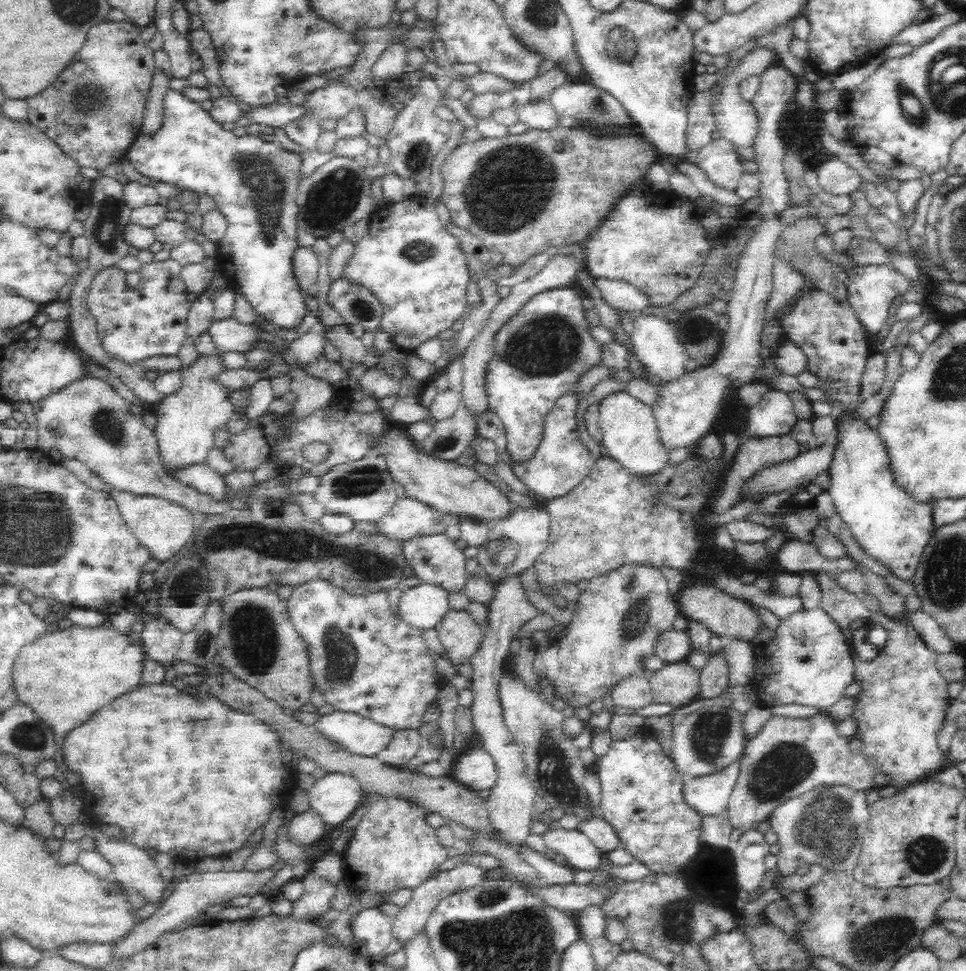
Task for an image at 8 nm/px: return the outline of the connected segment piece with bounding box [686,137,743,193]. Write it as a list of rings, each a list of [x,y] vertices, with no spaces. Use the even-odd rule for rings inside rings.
[[[720,137],[710,141],[708,146],[704,146],[686,160],[694,163],[696,168],[700,168],[706,180],[710,180],[716,188],[736,193],[743,173],[740,158],[734,145]]]

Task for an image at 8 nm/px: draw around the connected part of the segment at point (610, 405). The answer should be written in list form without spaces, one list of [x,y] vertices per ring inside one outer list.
[[[625,388],[606,394],[598,402],[598,424],[608,455],[616,460],[632,475],[644,476],[657,474],[667,463],[668,453],[658,441],[656,420],[651,406],[638,400]]]

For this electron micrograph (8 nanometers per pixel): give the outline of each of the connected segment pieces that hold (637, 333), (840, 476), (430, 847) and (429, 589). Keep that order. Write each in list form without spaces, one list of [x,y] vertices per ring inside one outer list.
[[[656,316],[636,318],[633,322],[631,343],[633,344],[634,354],[644,365],[644,368],[649,372],[650,376],[656,378],[660,383],[666,383],[685,373],[684,363],[688,356],[677,339],[670,321]]]
[[[849,423],[843,431],[843,440],[840,442],[834,461],[829,469],[832,474],[832,484],[826,490],[833,498],[833,504],[842,521],[848,528],[850,540],[872,560],[876,560],[886,572],[896,578],[912,580],[916,567],[927,542],[936,531],[934,511],[932,505],[912,500],[901,488],[898,488],[891,479],[888,469],[888,457],[882,447],[876,430],[869,428],[866,423]]]
[[[375,792],[364,796],[363,802],[364,808],[362,808],[362,814],[360,814],[360,818],[358,818],[358,824],[352,829],[352,836],[350,836],[348,842],[346,842],[346,848],[344,848],[342,852],[338,852],[342,862],[343,881],[346,888],[348,888],[348,892],[350,892],[350,897],[368,894],[368,896],[372,896],[375,901],[378,900],[378,902],[382,904],[386,903],[388,898],[390,898],[390,894],[394,894],[396,890],[400,890],[401,888],[418,888],[420,884],[429,880],[432,876],[432,872],[438,869],[442,862],[448,857],[447,848],[439,843],[436,829],[426,822],[426,816],[428,816],[430,809],[428,809],[422,801],[418,801],[418,799],[414,799],[414,797],[408,797],[408,795],[404,795],[404,793],[388,793],[384,795],[384,793]]]
[[[424,581],[418,586],[401,588],[399,614],[412,628],[425,631],[435,628],[442,615],[450,609],[448,591]]]

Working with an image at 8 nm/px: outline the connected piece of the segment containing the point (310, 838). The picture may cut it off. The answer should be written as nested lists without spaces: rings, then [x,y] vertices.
[[[309,807],[304,812],[293,813],[289,824],[289,838],[299,840],[303,844],[321,842],[330,826],[324,823],[322,815],[316,809]]]

